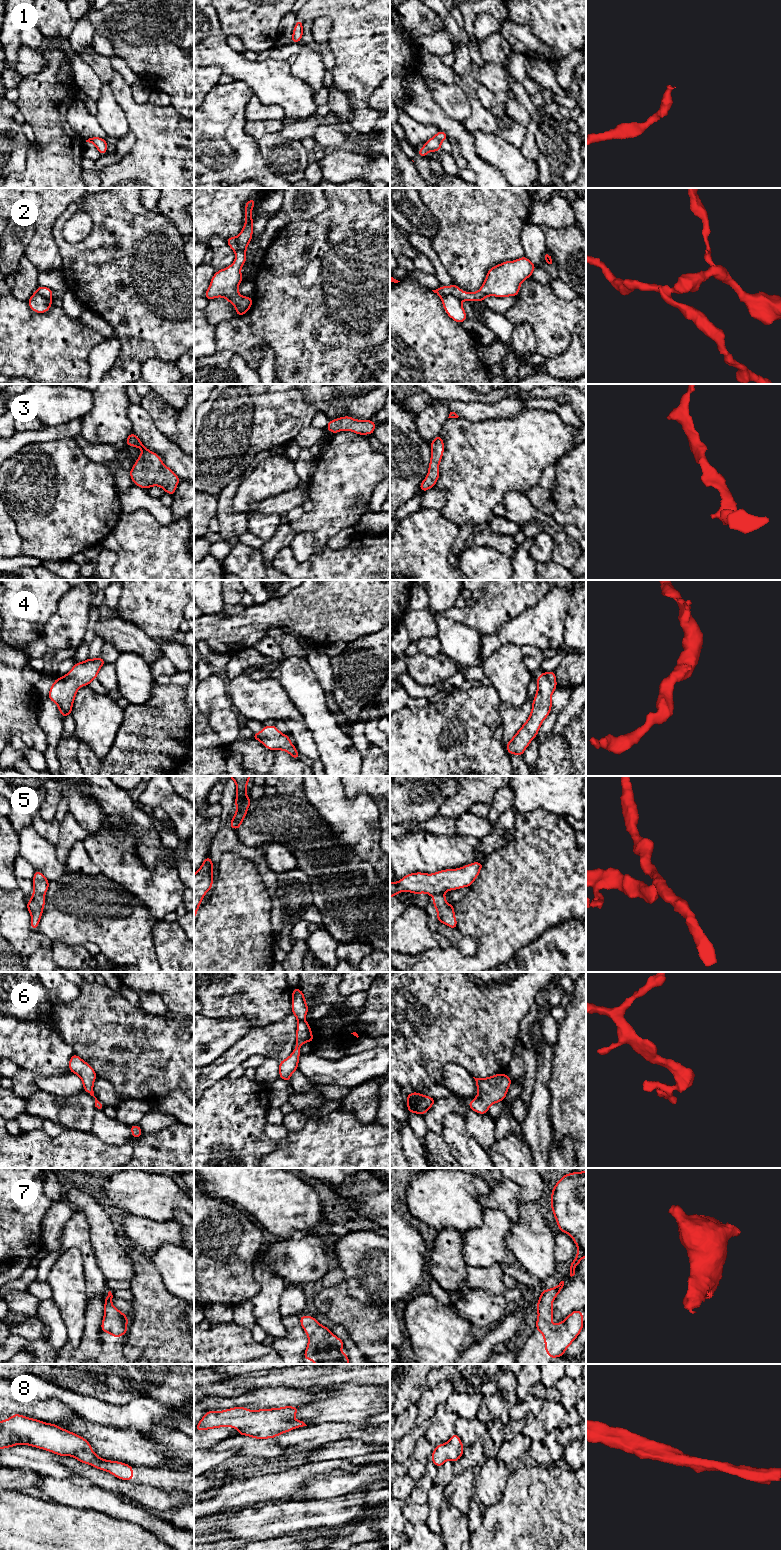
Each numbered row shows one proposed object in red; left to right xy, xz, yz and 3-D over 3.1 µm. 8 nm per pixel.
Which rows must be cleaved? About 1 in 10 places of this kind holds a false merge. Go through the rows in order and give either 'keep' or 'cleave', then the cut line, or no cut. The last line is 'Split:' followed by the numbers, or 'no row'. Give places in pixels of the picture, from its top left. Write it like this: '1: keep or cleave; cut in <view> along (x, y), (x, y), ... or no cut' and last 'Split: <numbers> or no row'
1: keep; no cut
2: cleave; cut in yz along (441, 296), (453, 295), (459, 300)
3: keep; no cut
4: keep; no cut
5: cleave; cut in yz along (443, 892), (438, 892), (433, 896)
6: keep; no cut
7: keep; no cut
8: keep; no cut
Split: 2, 5

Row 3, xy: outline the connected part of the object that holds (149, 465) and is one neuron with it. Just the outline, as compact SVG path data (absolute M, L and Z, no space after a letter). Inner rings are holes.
M133 432L127 437L125 444L142 450L129 471L133 483L143 489L160 486L165 493L174 496L180 478L164 465L160 456L148 450Z

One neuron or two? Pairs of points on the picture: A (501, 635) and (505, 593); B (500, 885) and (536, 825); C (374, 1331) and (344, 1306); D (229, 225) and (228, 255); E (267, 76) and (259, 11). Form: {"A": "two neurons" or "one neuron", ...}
{"A": "two neurons", "B": "one neuron", "C": "one neuron", "D": "two neurons", "E": "two neurons"}

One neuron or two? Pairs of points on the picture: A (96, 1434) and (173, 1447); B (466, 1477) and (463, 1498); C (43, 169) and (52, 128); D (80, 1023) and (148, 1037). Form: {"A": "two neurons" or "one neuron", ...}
{"A": "one neuron", "B": "one neuron", "C": "one neuron", "D": "one neuron"}

